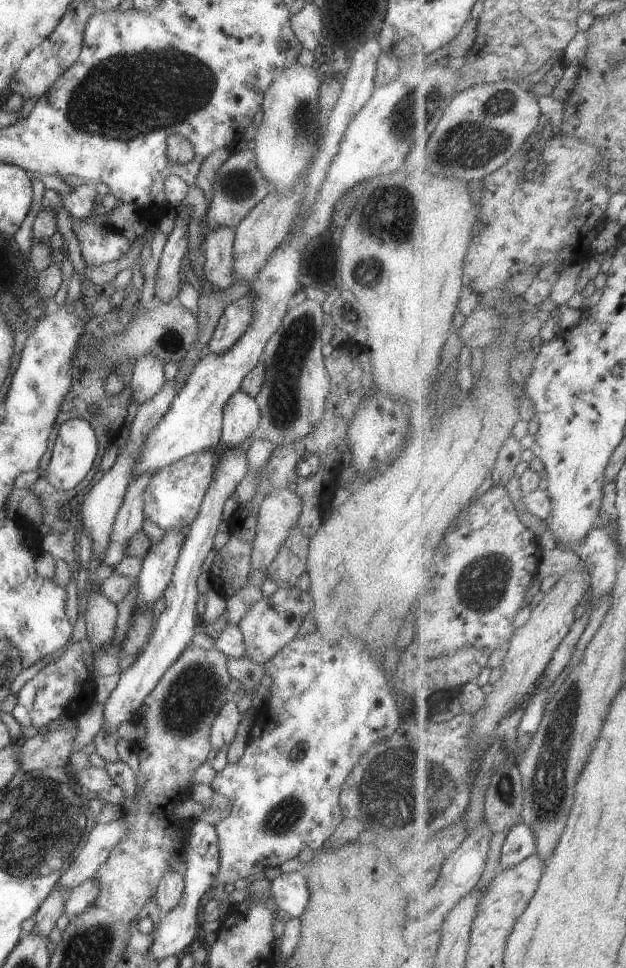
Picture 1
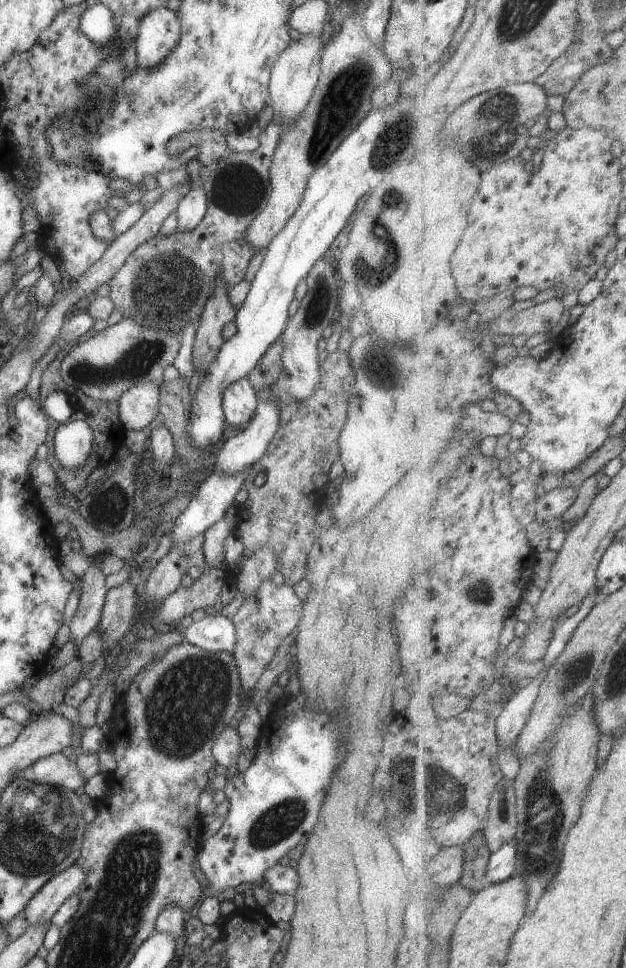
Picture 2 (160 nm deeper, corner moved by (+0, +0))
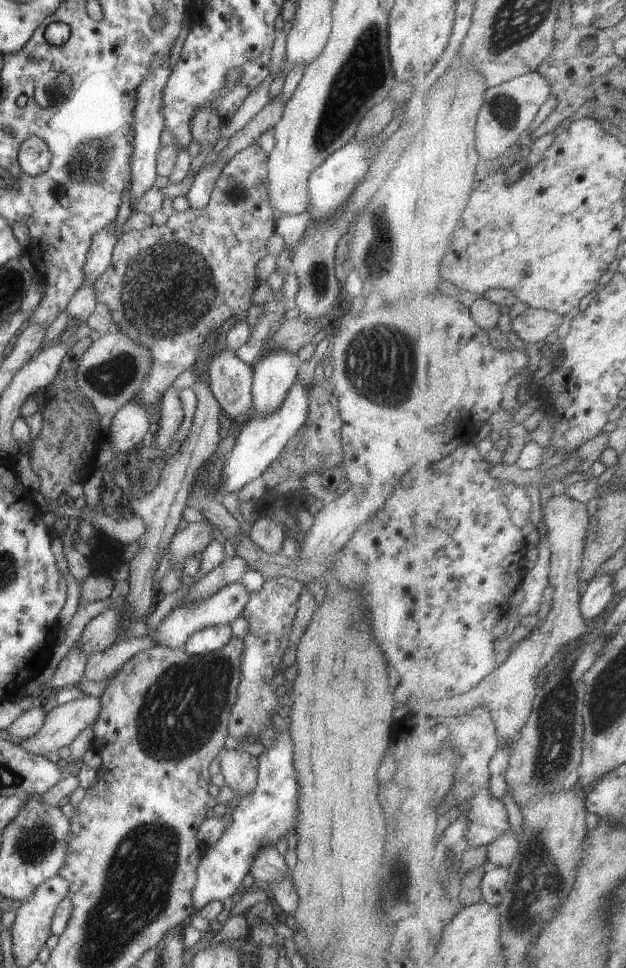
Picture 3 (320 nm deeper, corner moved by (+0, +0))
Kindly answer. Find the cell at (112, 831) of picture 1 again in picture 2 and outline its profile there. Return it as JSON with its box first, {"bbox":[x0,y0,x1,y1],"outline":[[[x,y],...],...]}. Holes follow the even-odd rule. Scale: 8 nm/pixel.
{"bbox":[19,864,84,925],"outline":[[[75,864],[68,866],[35,892],[19,916],[25,918],[29,925],[49,925],[57,907],[63,904],[68,896],[78,891],[83,877],[84,871]]]}

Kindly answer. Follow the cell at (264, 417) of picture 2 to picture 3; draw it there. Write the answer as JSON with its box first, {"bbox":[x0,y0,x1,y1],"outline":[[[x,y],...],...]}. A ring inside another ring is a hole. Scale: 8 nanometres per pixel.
{"bbox":[252,349,300,416],"outline":[[[271,349],[260,358],[252,369],[253,415],[265,416],[280,407],[300,364],[296,353],[285,349]]]}

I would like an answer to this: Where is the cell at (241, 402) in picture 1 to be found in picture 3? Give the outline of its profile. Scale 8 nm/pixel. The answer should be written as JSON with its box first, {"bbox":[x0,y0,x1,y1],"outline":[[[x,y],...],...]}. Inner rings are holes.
{"bbox":[206,349,252,423],"outline":[[[222,349],[212,356],[206,370],[208,387],[215,400],[219,403],[221,412],[236,423],[245,417],[246,410],[252,404],[250,386],[252,383],[252,368],[245,364],[231,349]]]}

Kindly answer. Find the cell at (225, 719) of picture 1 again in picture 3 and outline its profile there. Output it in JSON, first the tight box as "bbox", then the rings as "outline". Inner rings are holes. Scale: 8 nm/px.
{"bbox":[219,749,257,800],"outline":[[[235,749],[219,754],[220,774],[226,784],[240,800],[245,799],[256,783],[257,758]]]}

